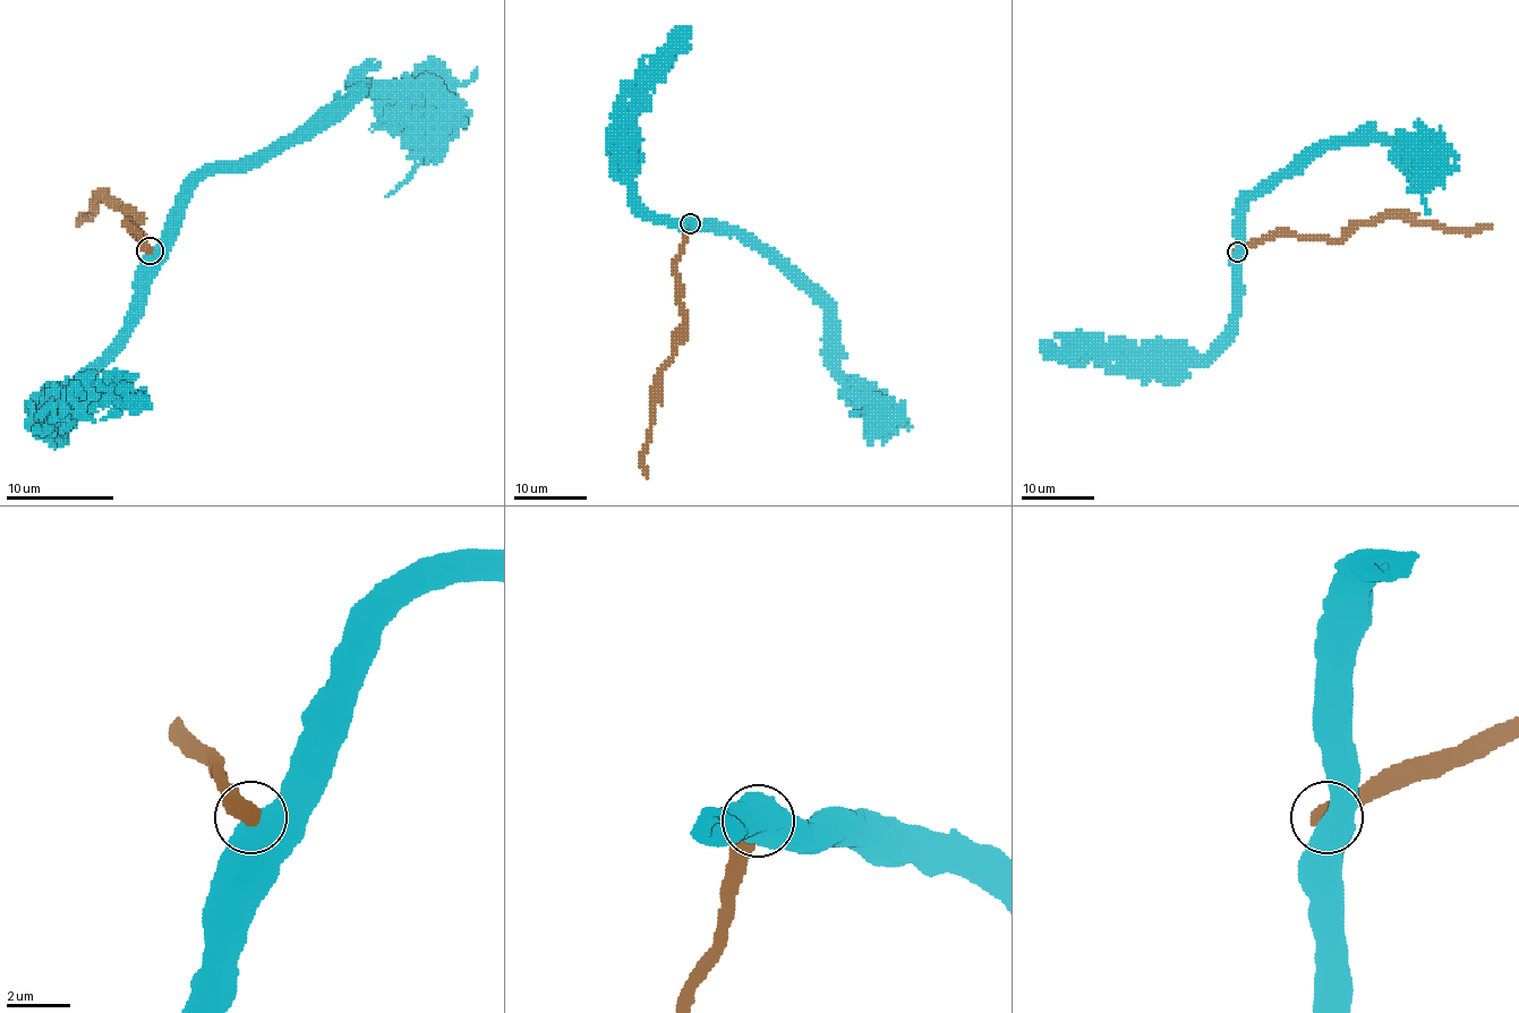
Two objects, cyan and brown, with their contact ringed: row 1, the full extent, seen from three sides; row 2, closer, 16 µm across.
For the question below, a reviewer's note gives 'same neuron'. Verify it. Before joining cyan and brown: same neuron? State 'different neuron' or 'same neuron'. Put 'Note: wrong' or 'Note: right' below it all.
different neuron
Note: wrong

